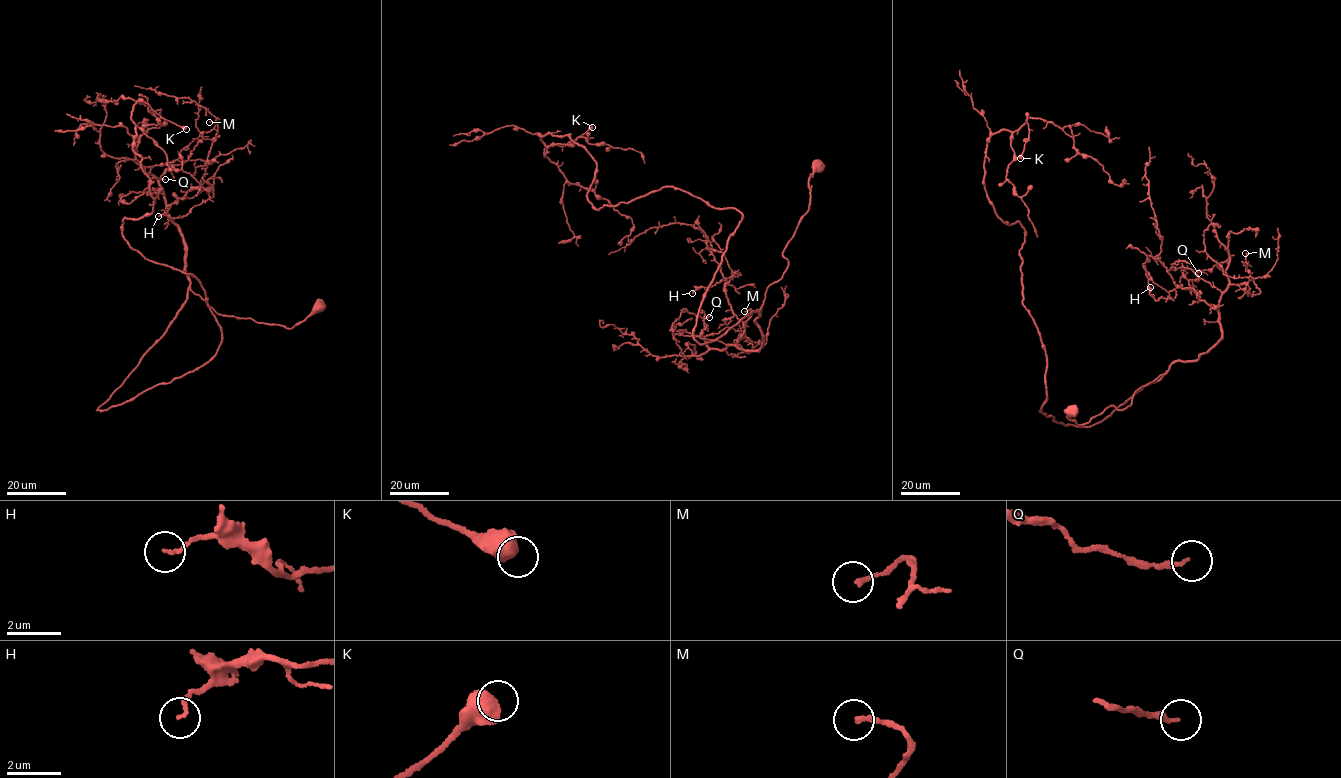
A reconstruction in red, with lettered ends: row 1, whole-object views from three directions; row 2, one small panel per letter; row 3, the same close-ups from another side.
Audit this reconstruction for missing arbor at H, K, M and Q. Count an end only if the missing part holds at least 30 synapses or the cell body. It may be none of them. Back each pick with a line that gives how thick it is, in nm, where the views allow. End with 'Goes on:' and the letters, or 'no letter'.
Goes on: no letter

